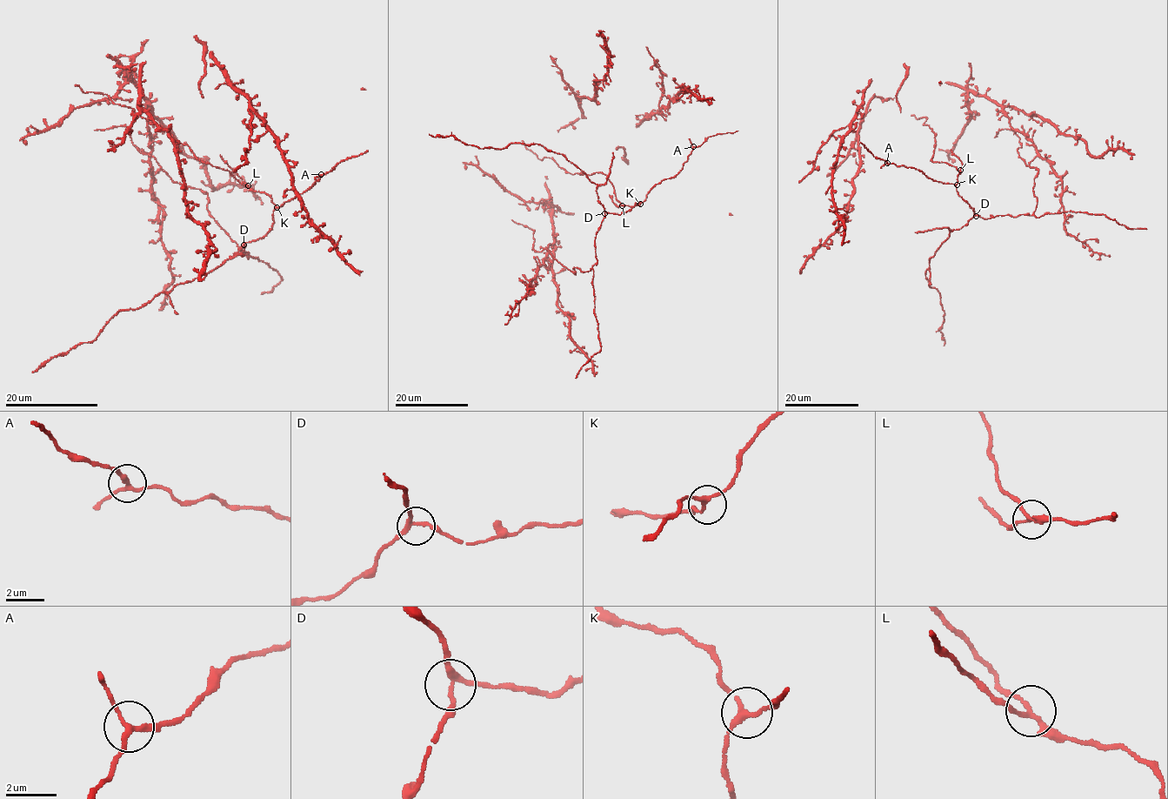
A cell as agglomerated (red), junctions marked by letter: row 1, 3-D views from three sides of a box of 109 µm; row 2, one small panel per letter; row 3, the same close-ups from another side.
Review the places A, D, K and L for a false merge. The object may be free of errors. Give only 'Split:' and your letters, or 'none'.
Split: L

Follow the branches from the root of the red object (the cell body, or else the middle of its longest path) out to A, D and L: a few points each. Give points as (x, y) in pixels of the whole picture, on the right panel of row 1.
A: (956, 189), (953, 184), (934, 181), (917, 169), (887, 163)
D: (956, 189), (973, 208), (976, 216)
L: (956, 189), (960, 170)

